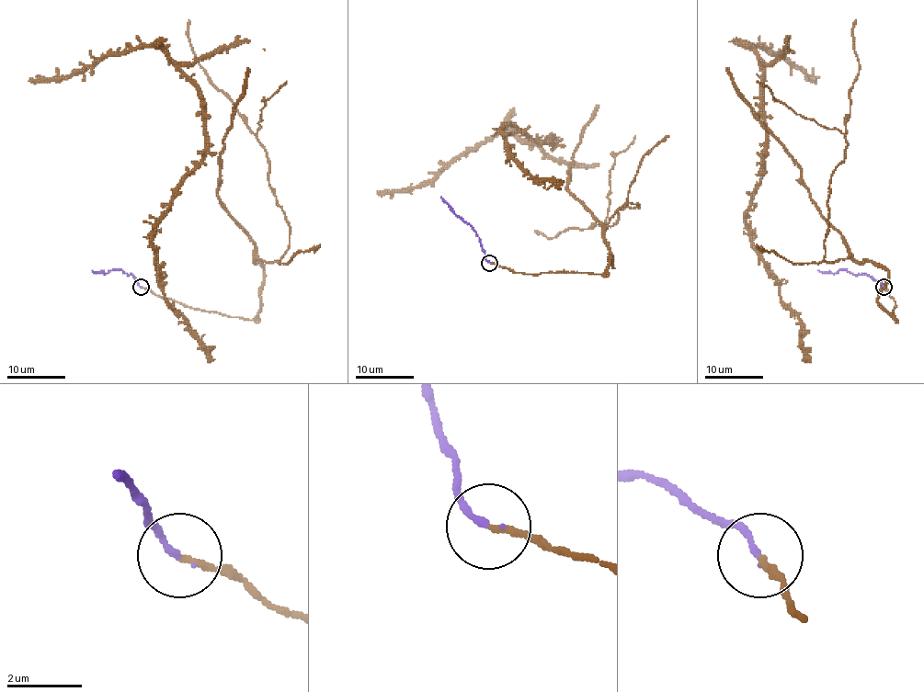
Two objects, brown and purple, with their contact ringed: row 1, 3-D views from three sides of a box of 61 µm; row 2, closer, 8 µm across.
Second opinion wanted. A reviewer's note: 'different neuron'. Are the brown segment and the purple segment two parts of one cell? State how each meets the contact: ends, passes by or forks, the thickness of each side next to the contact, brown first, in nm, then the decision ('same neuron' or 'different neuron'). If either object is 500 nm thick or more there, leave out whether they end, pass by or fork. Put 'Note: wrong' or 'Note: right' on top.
Note: wrong
brown ends there; purple ends there; 160 nm thick on the brown side, 160 nm on the other; same neuron

